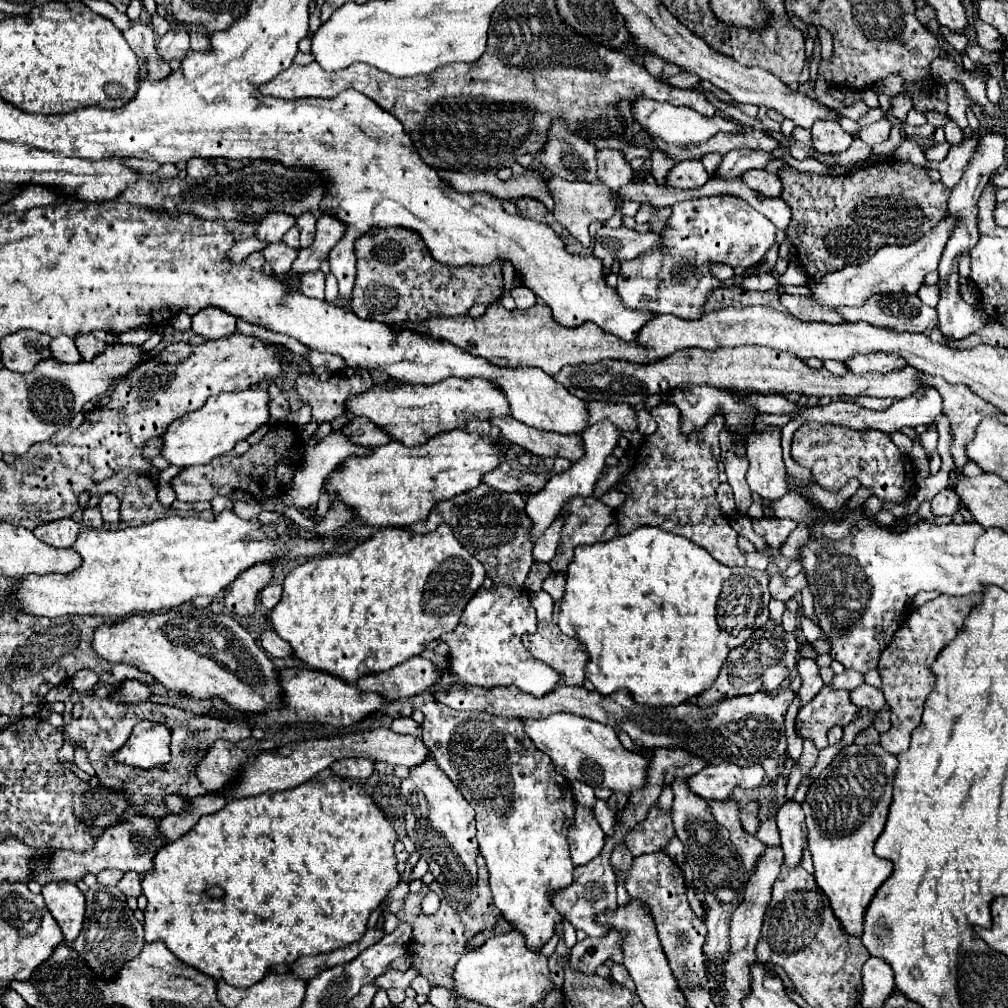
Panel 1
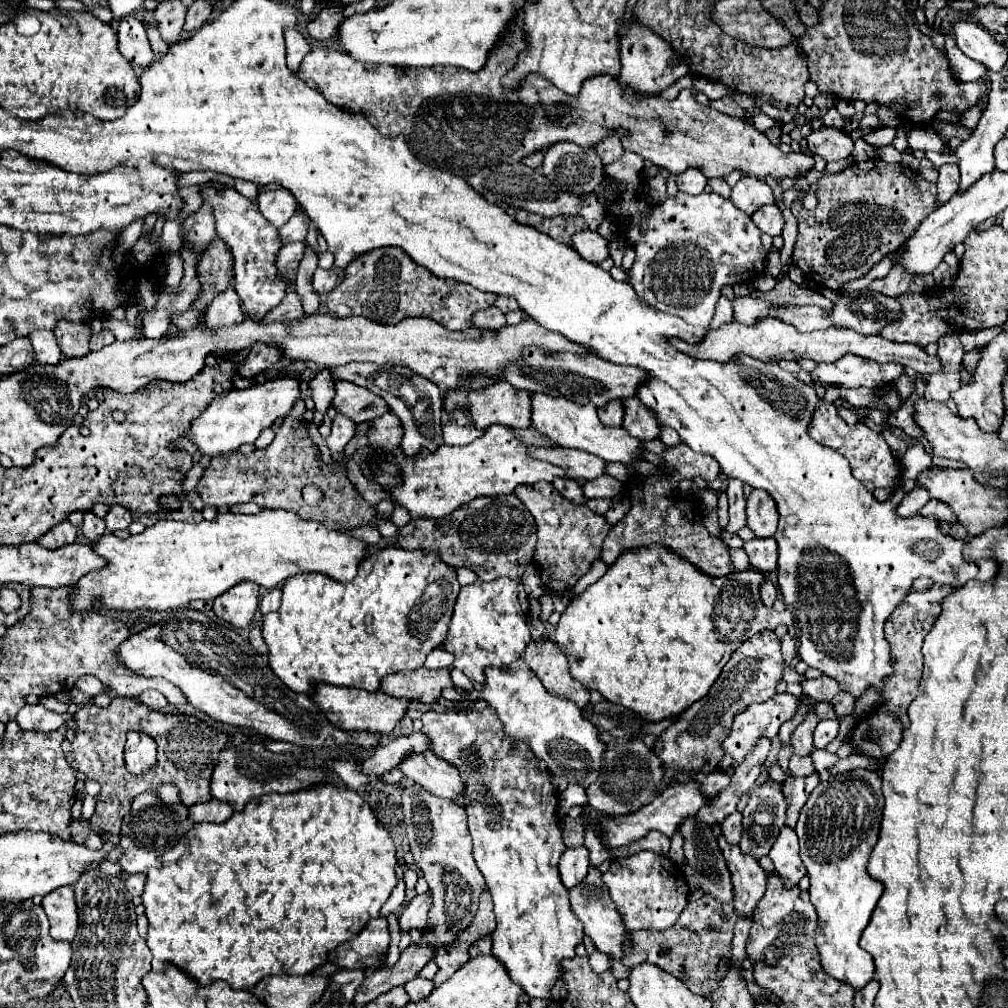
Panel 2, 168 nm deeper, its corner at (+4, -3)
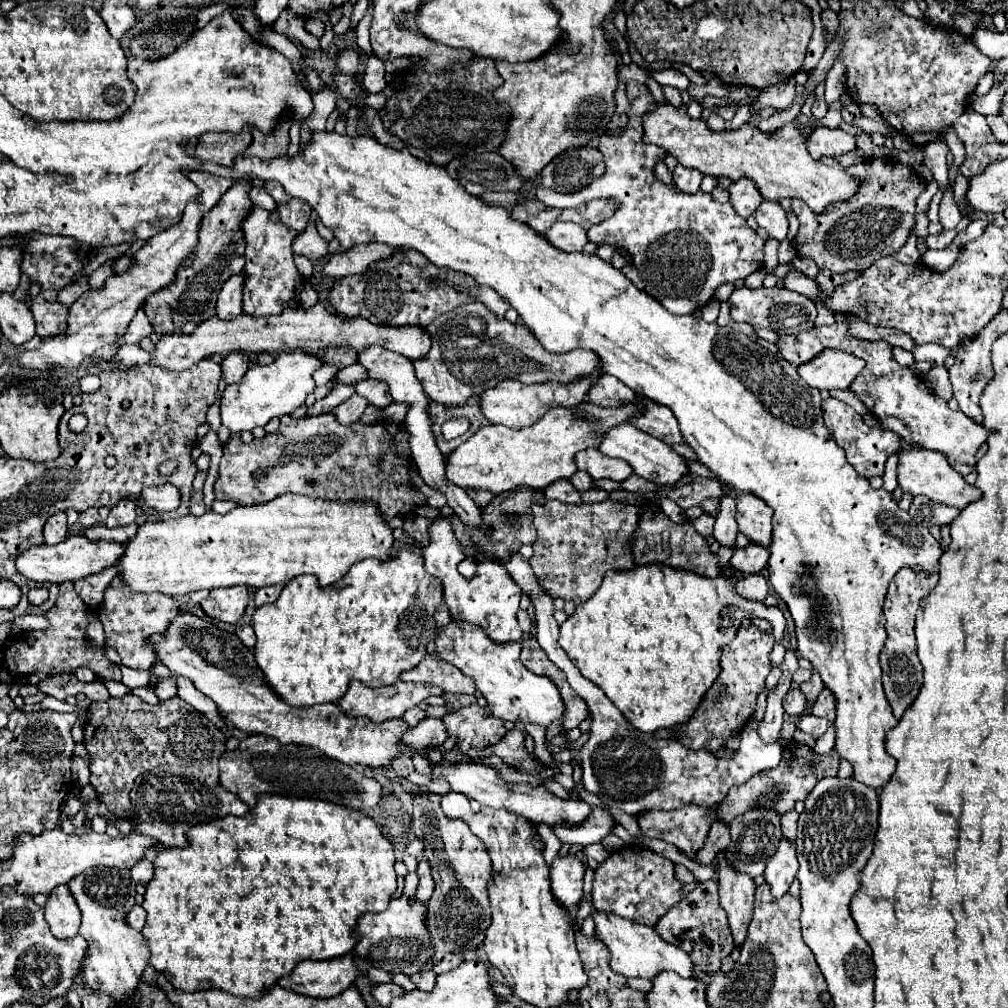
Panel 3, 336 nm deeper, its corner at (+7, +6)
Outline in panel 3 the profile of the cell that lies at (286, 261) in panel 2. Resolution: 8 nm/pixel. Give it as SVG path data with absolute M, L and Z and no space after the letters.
M309 220L307 228L293 242L293 252L303 254L309 260L321 260L321 258L327 258L327 254L329 254L327 246L329 246L329 242L319 236L319 232L315 228L315 222Z

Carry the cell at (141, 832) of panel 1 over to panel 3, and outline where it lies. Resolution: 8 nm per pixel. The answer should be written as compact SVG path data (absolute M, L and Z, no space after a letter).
M161 764L151 772L141 774L135 780L135 788L131 790L131 800L139 812L139 818L133 820L133 830L159 840L157 850L187 848L187 830L195 824L205 824L227 814L245 816L249 812L249 806L241 802L233 792L225 790L221 784L205 786L197 778L193 778L189 770L173 764Z

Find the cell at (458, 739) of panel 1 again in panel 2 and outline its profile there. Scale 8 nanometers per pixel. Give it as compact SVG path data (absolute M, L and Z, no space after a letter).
M488 705L470 713L436 713L422 715L422 733L430 741L430 751L448 761L460 771L466 781L462 803L468 811L468 829L474 839L474 859L486 879L486 887L494 901L496 929L492 933L492 955L496 955L508 969L514 983L518 983L528 997L550 997L550 987L560 977L560 961L574 957L574 947L582 941L584 931L580 919L572 913L568 889L564 887L558 861L566 845L562 841L562 827L558 823L558 793L550 781L550 773L542 771L538 759L526 745L506 737L502 721Z

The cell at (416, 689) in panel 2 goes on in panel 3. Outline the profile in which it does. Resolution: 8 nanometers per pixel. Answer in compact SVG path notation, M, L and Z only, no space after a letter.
M427 656L419 666L405 672L401 676L401 680L441 686L445 692L455 692L455 694L475 694L475 690L477 690L473 678L461 674L455 666L439 662L433 656Z

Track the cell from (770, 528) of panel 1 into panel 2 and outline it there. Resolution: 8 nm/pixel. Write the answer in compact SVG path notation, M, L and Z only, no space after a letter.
M754 537L744 543L744 551L748 553L750 565L754 569L760 569L762 573L772 573L776 569L776 539L774 537Z

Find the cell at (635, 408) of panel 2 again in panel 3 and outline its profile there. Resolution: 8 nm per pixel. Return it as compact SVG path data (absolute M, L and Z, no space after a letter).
M645 398L641 402L645 402L645 406L649 406L649 410L645 410L645 414L641 414L641 418L633 418L631 424L659 440L667 438L667 444L671 444L671 446L683 444L681 430L679 430L679 424L677 424L677 418L673 416L673 412L667 406L655 404Z

